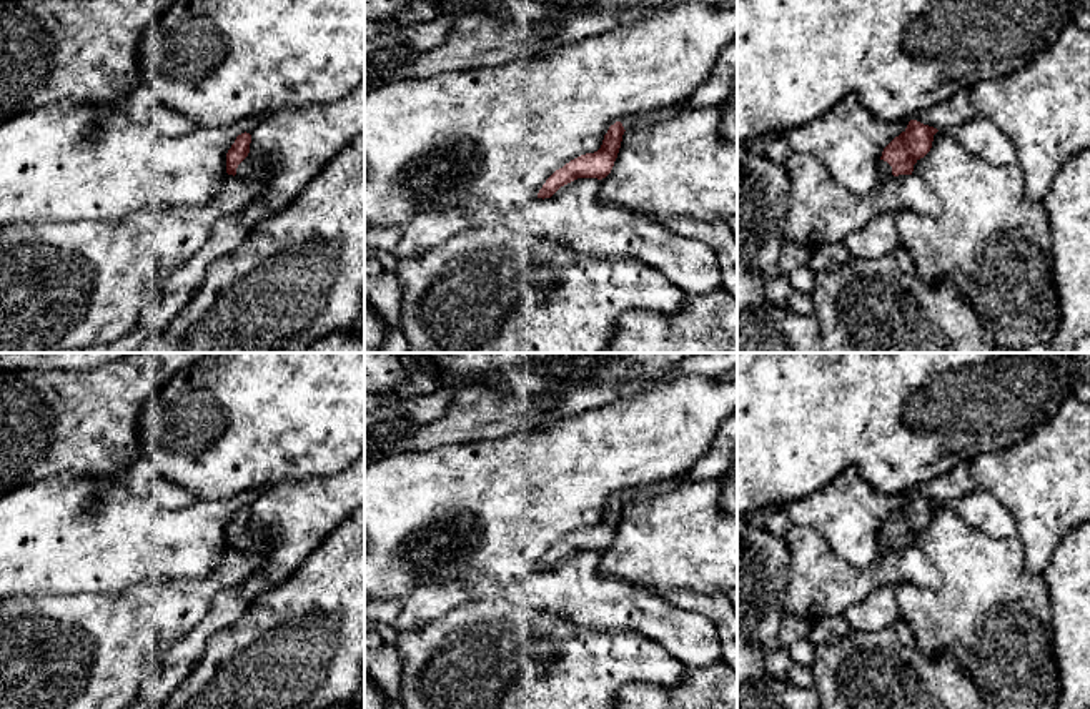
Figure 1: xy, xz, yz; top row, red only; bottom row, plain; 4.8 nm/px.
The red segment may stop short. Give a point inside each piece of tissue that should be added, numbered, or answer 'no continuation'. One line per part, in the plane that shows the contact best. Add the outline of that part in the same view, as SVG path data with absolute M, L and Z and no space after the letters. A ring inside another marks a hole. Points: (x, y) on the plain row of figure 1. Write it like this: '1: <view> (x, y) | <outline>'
1: xy (250, 541) | M250 528L238 538L236 549L245 553L258 553L265 556L271 546L271 534L251 531Z

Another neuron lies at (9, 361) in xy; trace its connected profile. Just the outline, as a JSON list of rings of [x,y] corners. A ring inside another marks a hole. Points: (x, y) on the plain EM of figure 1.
[[[0,353],[0,371],[73,369],[85,371],[111,363],[126,353]]]

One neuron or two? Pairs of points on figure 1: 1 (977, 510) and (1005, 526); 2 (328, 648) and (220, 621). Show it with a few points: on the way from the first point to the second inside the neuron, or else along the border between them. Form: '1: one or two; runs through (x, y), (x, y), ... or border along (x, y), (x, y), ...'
1: one; runs through (984, 511), (999, 523)
2: two; border along (252, 603), (230, 626), (215, 633), (203, 651)

